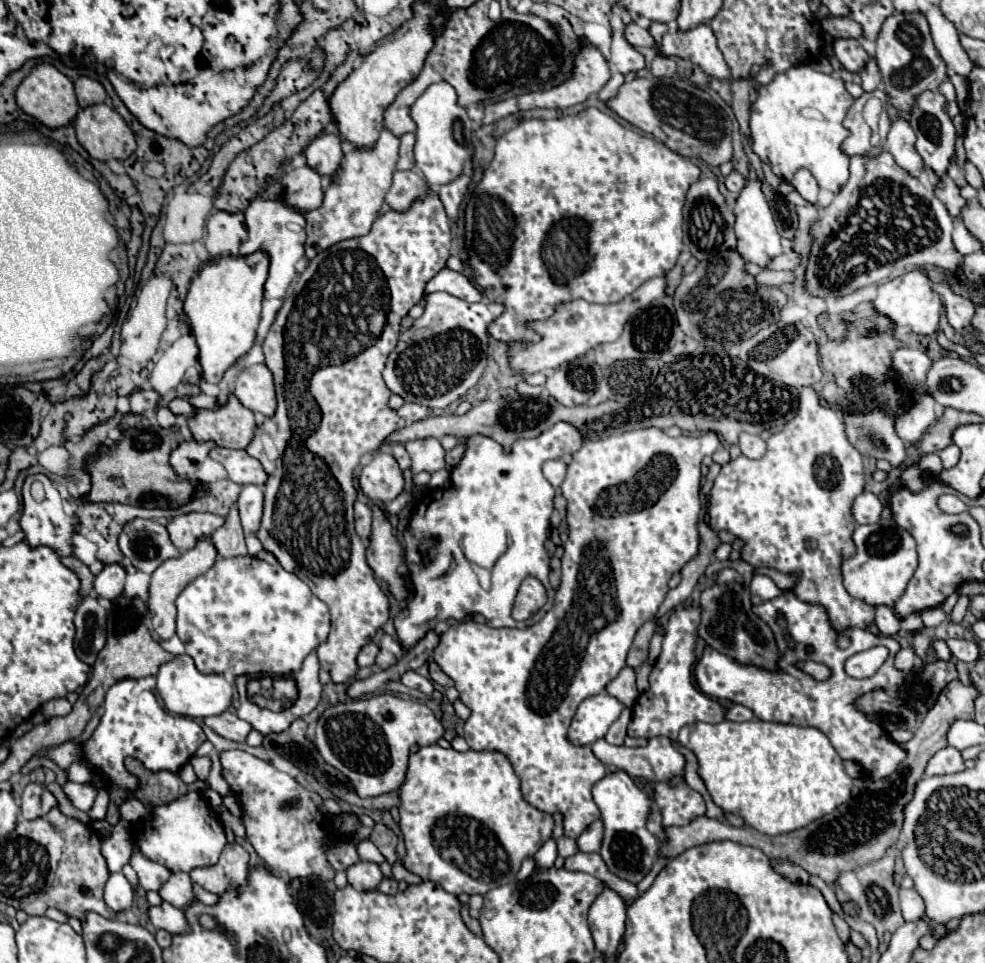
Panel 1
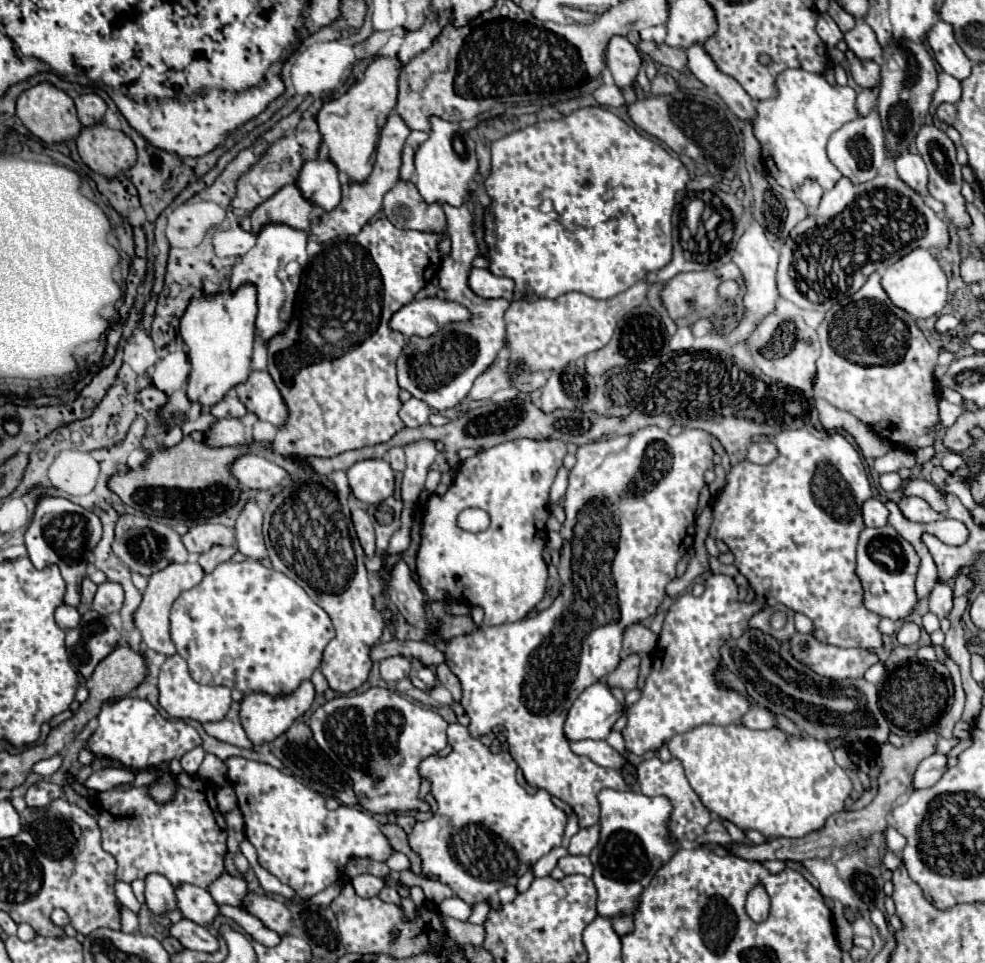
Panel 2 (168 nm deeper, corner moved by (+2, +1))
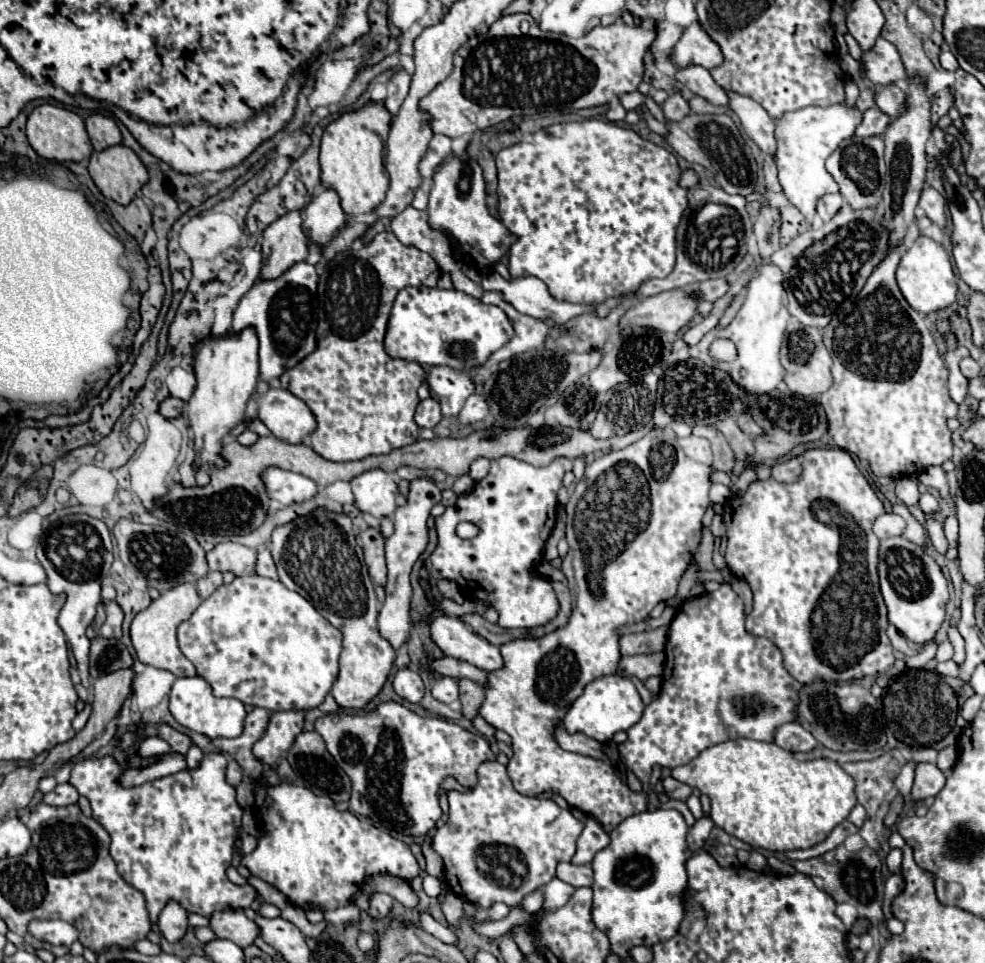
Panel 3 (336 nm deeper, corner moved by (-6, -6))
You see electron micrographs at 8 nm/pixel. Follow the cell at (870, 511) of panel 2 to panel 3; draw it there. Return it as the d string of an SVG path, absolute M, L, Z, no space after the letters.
M884 513L874 523L874 533L880 539L892 537L892 535L902 535L904 529L906 529L906 521L900 515L894 515L894 513Z

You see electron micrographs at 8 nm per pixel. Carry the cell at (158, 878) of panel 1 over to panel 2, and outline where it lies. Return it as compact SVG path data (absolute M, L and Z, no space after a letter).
M162 874L146 876L146 906L156 914L166 914L176 908L174 886Z

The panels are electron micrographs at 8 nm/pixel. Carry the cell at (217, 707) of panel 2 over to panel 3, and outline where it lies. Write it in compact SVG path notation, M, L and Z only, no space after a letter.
M180 677L174 681L170 691L170 713L182 727L202 733L210 739L238 737L244 729L244 717L246 717L242 701L214 697L210 685L202 677Z

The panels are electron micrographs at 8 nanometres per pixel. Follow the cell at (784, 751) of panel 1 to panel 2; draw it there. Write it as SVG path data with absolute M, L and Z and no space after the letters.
M702 724L684 734L676 734L668 742L668 748L682 762L690 786L710 812L734 822L742 830L758 830L766 838L802 838L808 832L820 830L828 816L844 810L844 802L852 792L848 774L834 762L832 750L824 740L792 736L780 728L750 730L742 724Z

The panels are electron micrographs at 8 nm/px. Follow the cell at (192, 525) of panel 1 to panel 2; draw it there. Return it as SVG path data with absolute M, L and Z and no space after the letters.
M200 522L188 528L188 532L182 536L182 542L188 552L192 554L202 554L210 550L214 544L234 544L234 534L230 528L222 524L210 524L210 522Z

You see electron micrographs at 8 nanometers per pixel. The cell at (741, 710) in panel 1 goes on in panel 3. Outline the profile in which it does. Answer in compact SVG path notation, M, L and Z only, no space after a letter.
M786 723L778 727L774 743L786 751L812 751L820 743L798 723Z

